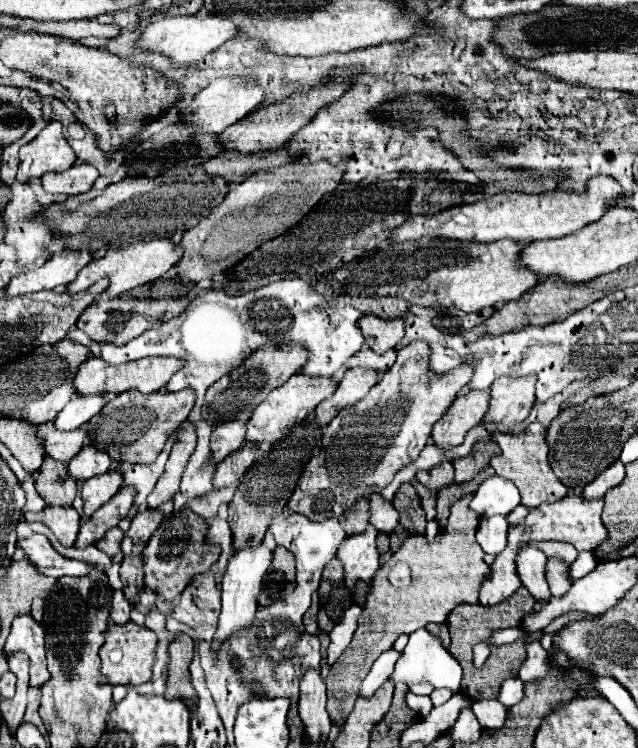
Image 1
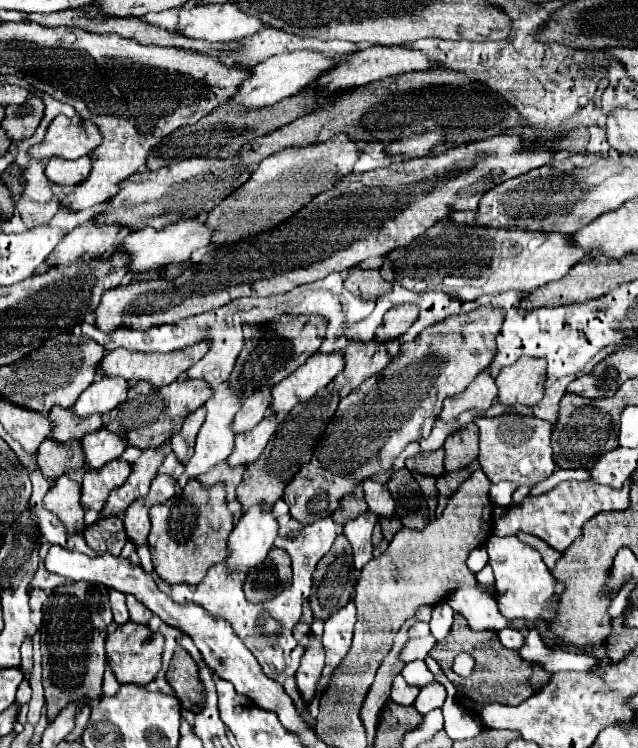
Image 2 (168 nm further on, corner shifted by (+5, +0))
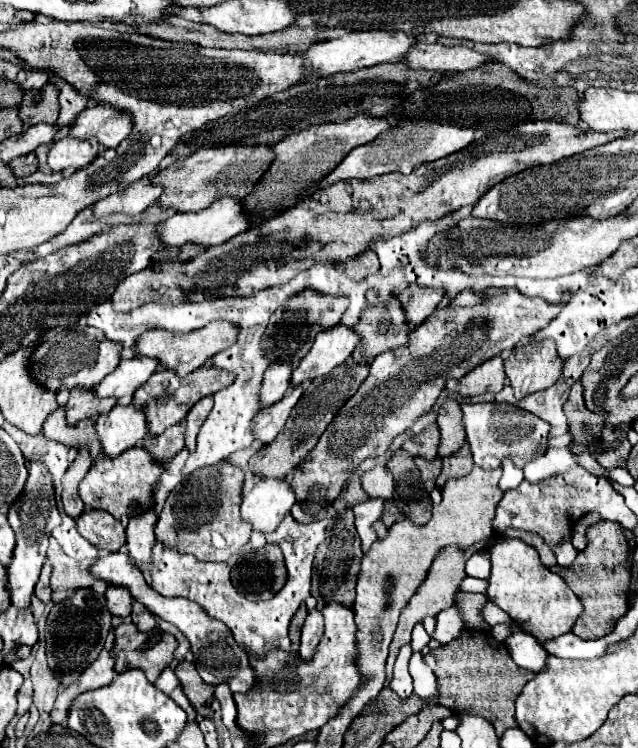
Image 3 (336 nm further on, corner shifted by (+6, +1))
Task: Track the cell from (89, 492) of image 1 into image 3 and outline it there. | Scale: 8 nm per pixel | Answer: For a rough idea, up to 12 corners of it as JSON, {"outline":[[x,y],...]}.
{"outline":[[146,449],[94,463],[80,499],[116,519],[152,503],[164,467]]}

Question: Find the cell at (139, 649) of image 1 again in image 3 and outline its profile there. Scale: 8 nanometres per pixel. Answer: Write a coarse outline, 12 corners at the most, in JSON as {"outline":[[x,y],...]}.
{"outline":[[114,629],[114,669],[140,669],[154,683],[170,665],[176,639],[162,629]]}

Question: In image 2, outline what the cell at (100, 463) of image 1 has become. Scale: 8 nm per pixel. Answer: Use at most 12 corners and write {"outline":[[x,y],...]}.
{"outline":[[105,426],[83,436],[85,462],[97,470],[119,458],[127,440]]}

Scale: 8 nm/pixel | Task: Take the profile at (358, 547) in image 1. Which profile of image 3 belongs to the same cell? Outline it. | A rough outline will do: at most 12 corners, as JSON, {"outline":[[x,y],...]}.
{"outline":[[382,499],[352,509],[362,551],[376,541],[372,525],[382,515]]}

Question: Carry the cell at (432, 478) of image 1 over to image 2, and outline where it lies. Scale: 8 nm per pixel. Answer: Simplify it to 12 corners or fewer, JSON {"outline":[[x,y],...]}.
{"outline":[[443,448],[415,454],[407,468],[419,474],[441,476]]}

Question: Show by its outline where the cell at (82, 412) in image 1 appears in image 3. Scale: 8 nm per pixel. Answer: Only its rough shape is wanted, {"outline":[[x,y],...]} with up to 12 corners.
{"outline":[[148,357],[120,361],[96,397],[132,395],[156,369]]}

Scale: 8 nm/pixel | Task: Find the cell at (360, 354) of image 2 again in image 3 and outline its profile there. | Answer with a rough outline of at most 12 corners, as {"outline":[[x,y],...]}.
{"outline":[[372,291],[354,327],[360,345],[354,363],[408,341],[398,299],[378,303]]}

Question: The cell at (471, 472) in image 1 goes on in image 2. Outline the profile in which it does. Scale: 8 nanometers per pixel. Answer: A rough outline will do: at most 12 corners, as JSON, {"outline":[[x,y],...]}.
{"outline":[[477,426],[455,430],[445,442],[445,470],[477,460]]}

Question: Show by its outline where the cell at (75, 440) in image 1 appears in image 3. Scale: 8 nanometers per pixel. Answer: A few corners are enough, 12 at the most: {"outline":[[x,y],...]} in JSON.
{"outline":[[72,389],[66,423],[98,419],[116,399],[98,399],[92,389]]}

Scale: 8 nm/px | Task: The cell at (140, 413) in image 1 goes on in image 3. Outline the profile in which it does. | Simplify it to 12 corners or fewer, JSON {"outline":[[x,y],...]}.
{"outline":[[212,365],[186,377],[158,369],[136,393],[150,435],[182,423],[234,375]]}

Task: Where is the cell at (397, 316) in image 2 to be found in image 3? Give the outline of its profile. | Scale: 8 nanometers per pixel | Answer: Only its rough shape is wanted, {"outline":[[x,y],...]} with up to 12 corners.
{"outline":[[412,285],[398,295],[410,325],[438,307],[442,291]]}

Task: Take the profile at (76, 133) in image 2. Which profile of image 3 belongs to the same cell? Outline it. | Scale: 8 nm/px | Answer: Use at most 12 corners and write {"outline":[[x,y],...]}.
{"outline":[[110,105],[80,111],[70,137],[116,149],[132,131],[128,113]]}

